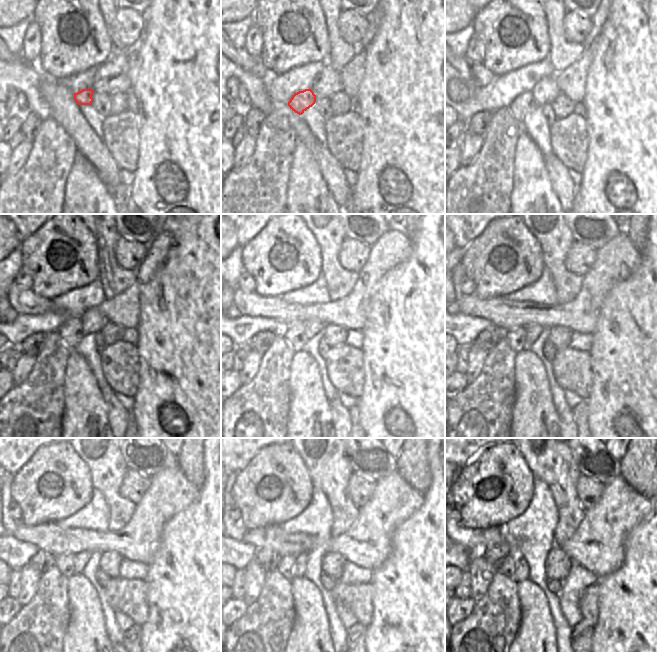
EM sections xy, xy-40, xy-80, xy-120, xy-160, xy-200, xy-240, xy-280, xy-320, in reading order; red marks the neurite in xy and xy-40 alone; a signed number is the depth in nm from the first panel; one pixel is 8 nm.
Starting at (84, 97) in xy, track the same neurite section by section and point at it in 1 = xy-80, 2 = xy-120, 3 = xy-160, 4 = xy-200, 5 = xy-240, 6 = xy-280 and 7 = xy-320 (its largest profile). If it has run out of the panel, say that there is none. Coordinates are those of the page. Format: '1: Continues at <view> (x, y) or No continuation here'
1: Continues at xy-80 (525, 103)
2: Continues at xy-120 (71, 331)
3: Continues at xy-160 (294, 334)
4: Continues at xy-200 (516, 338)
5: Continues at xy-240 (66, 563)
6: Continues at xy-280 (287, 566)
7: Continues at xy-320 (508, 567).

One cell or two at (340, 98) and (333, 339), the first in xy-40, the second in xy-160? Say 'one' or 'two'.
one

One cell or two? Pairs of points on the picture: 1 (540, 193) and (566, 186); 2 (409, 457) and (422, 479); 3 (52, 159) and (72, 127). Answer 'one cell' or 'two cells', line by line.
1: two cells
2: one cell
3: two cells

